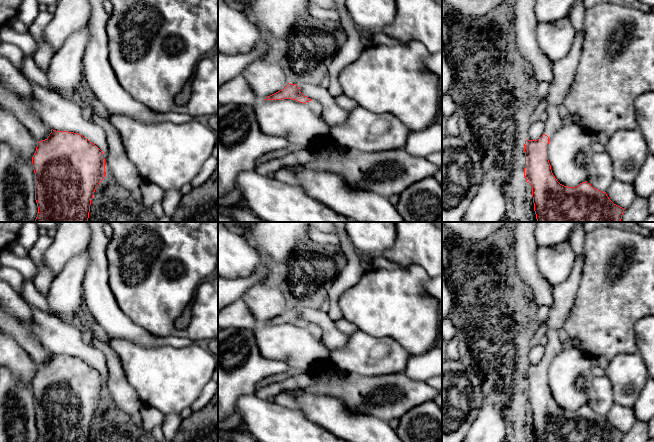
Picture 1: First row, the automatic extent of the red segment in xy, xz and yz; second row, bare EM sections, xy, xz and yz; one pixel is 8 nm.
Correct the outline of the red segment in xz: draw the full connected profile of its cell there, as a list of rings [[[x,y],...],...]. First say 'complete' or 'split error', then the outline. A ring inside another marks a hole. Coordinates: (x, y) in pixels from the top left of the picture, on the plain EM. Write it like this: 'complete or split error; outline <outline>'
split error; outline [[[287,308],[282,314],[267,320],[264,324],[281,324],[281,323],[291,323],[305,328],[317,339],[323,338],[323,330],[314,323],[310,323],[304,320],[296,308]]]

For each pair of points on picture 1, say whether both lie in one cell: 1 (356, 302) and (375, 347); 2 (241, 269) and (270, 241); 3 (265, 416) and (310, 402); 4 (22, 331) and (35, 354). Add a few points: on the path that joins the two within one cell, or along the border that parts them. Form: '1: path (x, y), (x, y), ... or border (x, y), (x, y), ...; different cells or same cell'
1: border (358, 329), (371, 335), (390, 336), (393, 339); different cells
2: border (242, 235), (262, 260), (262, 263), (251, 274); different cells
3: border (272, 401), (282, 406), (299, 410), (309, 420); different cells
4: path (24, 337), (34, 348); same cell

